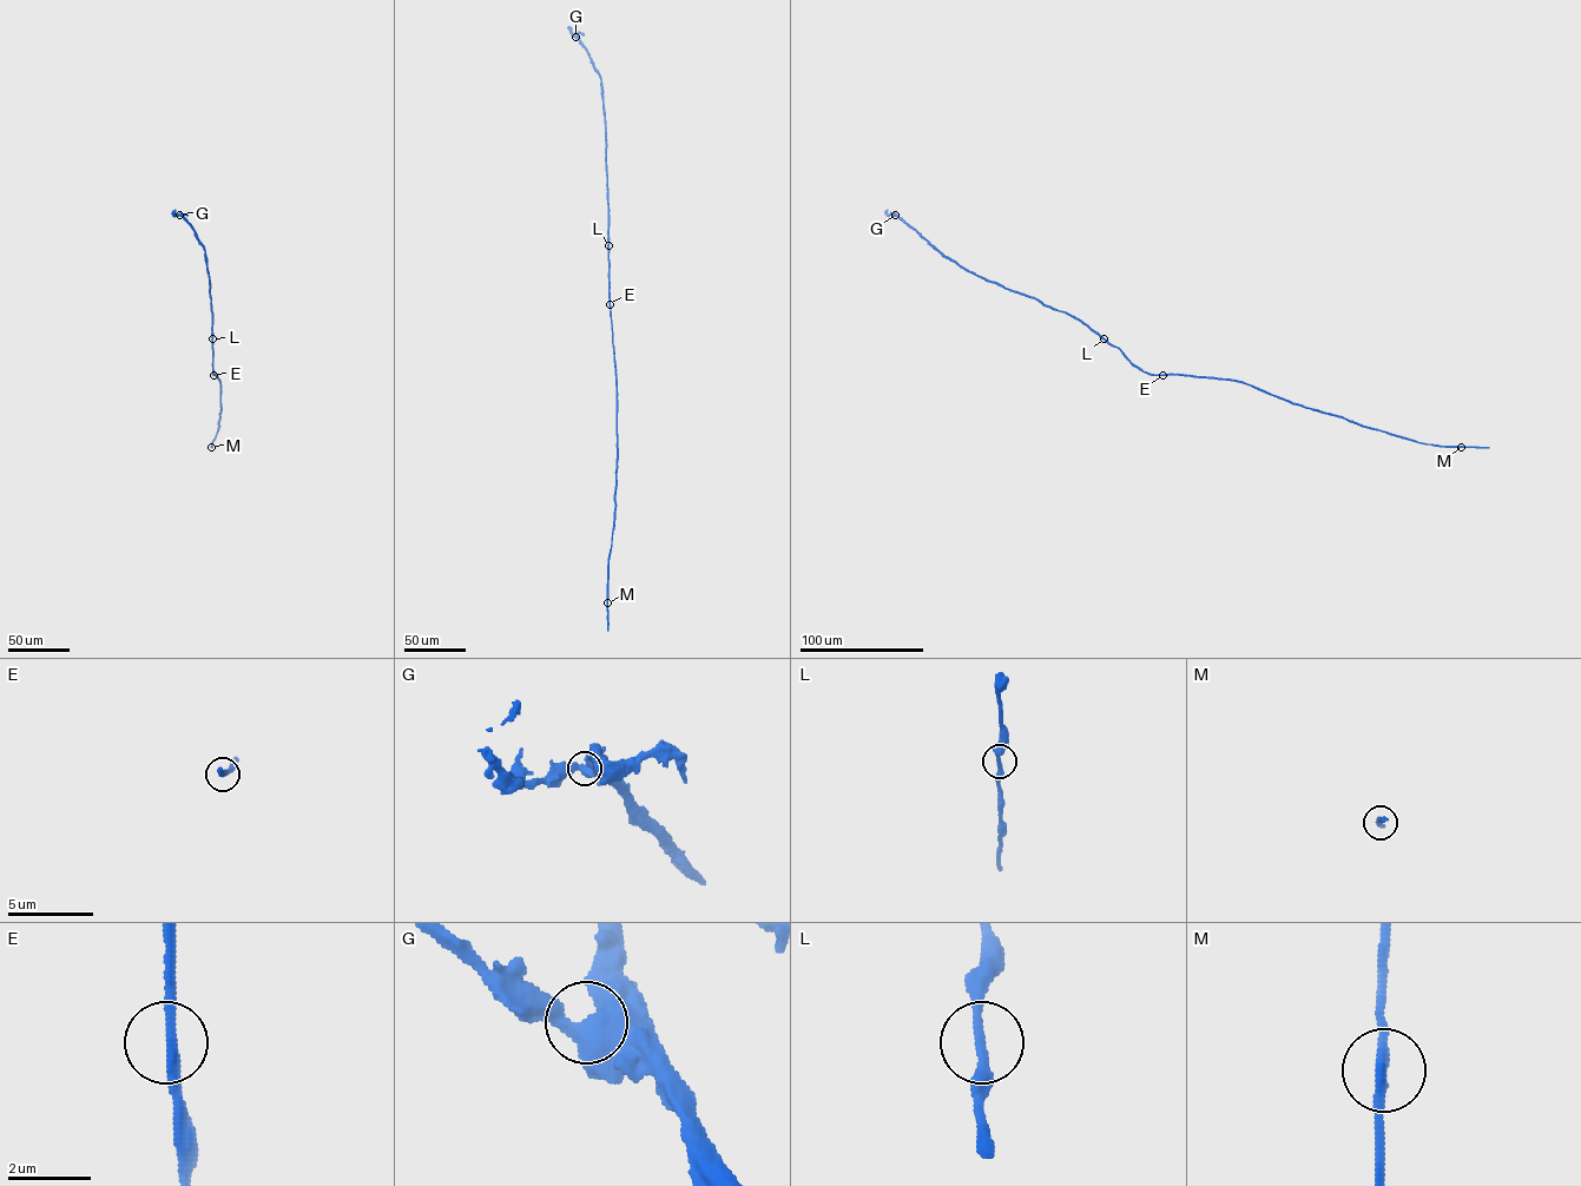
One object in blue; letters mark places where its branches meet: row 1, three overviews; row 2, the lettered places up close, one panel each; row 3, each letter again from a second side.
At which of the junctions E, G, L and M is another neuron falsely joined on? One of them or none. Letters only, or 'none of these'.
none of these

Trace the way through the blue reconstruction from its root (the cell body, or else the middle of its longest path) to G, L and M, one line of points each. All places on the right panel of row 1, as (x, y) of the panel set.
G: (1163, 375), (1140, 370), (1118, 348), (1074, 317), (968, 271), (944, 256), (895, 215)
L: (1163, 375), (1140, 370), (1104, 338)
M: (1163, 375), (1242, 382), (1367, 427), (1425, 443), (1462, 447)

